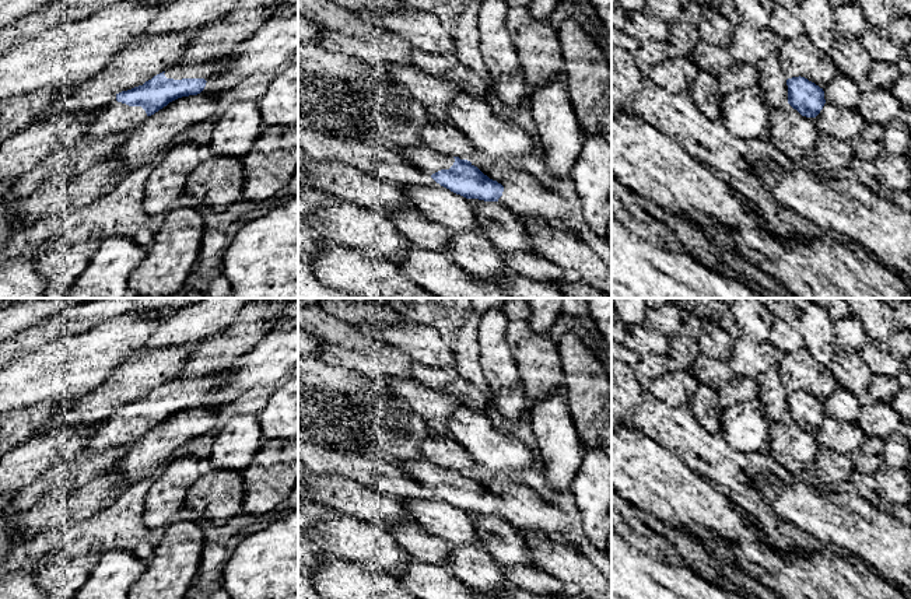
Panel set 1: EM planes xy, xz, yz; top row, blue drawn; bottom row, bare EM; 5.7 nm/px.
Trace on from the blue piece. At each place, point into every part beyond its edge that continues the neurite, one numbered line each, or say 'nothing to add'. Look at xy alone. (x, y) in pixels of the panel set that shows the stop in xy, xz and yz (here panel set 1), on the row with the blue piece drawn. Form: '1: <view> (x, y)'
1: xy (206, 70)
2: xy (114, 118)

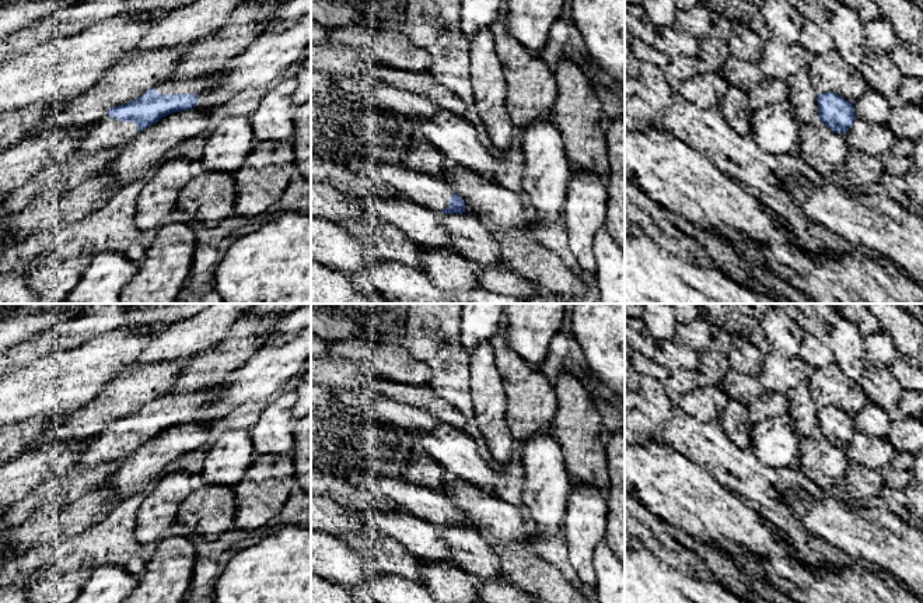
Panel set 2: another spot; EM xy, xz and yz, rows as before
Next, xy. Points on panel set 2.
1: xy (198, 86)
2: xy (105, 133)

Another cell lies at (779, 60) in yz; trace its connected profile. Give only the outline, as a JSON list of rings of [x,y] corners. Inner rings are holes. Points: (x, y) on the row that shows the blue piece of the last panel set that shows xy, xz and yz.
[[[770,36],[758,60],[765,78],[786,81],[798,71],[808,71],[812,55],[797,43],[786,43],[776,36]]]

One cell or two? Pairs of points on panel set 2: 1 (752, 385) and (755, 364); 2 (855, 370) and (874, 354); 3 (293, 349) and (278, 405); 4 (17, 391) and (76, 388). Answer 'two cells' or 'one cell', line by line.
1: two cells
2: two cells
3: two cells
4: one cell

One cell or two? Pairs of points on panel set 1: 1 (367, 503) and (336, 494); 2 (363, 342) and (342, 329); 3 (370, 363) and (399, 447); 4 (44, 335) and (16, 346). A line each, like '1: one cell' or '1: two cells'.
1: one cell
2: one cell
3: two cells
4: one cell

